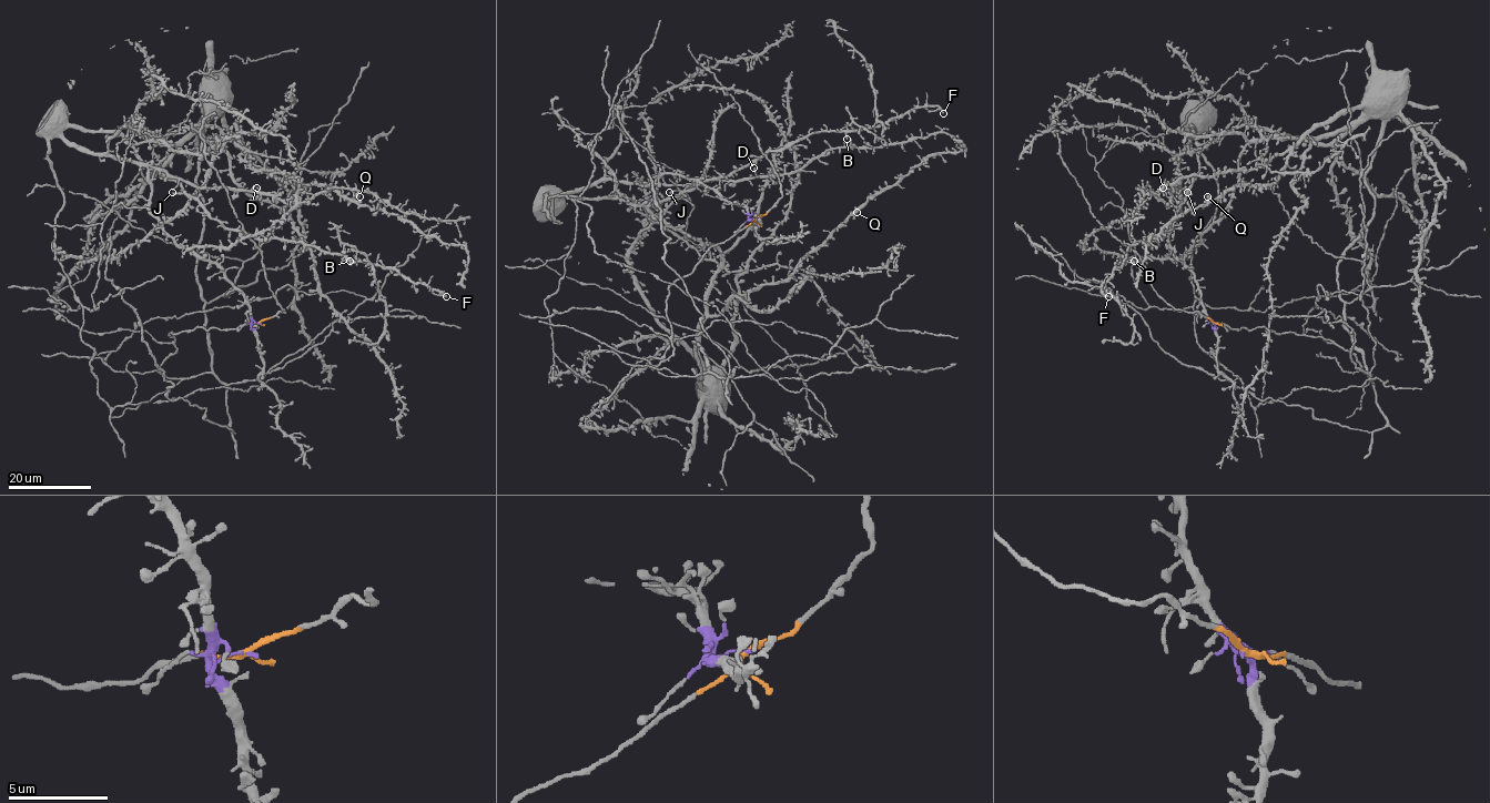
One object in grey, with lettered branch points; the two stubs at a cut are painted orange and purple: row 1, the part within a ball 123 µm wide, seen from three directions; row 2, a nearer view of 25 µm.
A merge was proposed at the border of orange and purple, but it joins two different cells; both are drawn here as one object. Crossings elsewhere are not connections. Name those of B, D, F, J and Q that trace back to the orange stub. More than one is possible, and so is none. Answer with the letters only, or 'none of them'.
Q

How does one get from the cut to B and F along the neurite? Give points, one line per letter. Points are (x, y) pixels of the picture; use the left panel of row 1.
B: (259, 322), (214, 263), (164, 231), (149, 170), (62, 131), (115, 131), (227, 229), (350, 261)
F: (259, 322), (214, 263), (164, 231), (149, 170), (62, 131), (115, 131), (225, 227), (377, 263), (446, 296)

